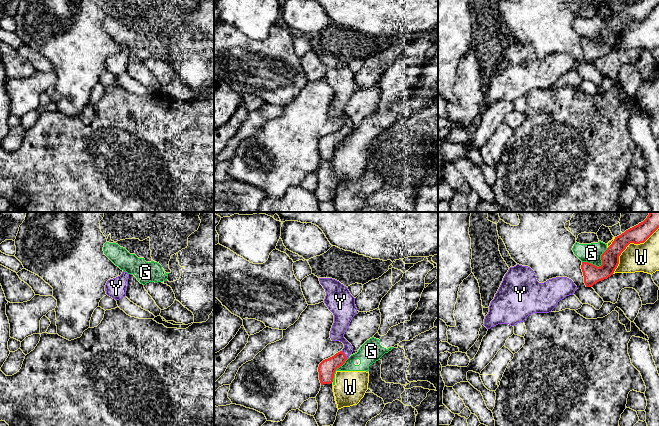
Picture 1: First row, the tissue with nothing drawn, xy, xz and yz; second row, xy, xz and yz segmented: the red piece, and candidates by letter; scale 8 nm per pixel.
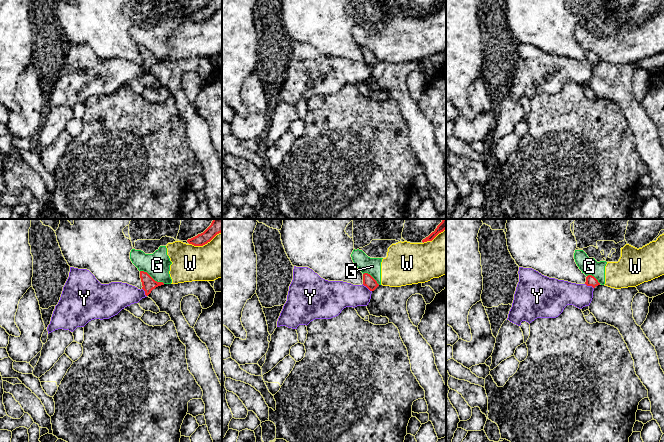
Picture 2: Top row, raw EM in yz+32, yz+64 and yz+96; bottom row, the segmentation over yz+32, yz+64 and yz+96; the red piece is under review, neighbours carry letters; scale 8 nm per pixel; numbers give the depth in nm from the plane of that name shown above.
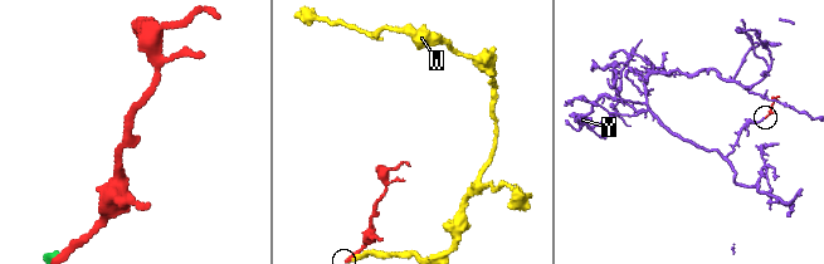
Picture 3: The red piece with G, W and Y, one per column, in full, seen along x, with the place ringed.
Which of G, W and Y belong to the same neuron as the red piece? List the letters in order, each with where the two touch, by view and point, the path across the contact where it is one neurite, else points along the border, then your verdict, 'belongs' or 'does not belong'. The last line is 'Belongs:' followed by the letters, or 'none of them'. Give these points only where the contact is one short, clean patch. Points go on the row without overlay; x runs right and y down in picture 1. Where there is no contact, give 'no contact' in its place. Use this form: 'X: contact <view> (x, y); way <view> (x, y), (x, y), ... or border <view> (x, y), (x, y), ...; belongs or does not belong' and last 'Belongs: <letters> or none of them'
G: contact yz (599, 42); border yz (607, 24), (601, 31), (600, 41), (595, 42), (582, 38); does not belong
W: contact yz (629, 19); does not belong
Y: contact xz (344, 131); way xz (327, 144), (344, 131), (340, 101); belongs
Belongs: Y

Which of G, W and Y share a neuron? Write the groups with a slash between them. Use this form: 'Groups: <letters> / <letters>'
Groups: G W / Y

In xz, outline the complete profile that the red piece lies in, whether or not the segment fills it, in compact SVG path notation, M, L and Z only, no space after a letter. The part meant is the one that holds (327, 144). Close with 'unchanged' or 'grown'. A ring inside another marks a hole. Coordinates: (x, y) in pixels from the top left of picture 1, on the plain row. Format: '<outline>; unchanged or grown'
M319 54L326 68L324 79L334 91L334 99L330 107L332 117L340 117L344 124L334 132L323 136L318 143L321 161L331 160L337 144L342 142L353 128L352 121L344 114L344 110L357 88L355 74L348 64L332 54Z; grown

